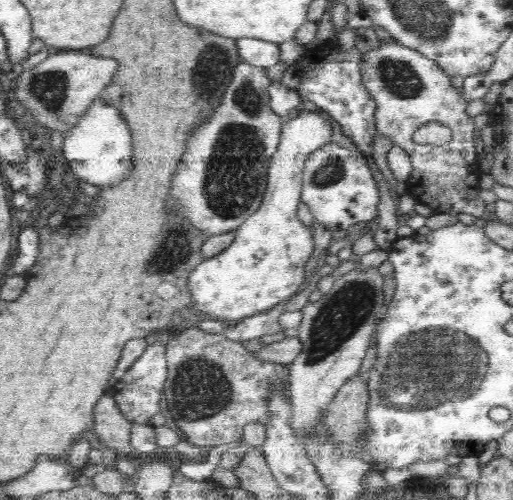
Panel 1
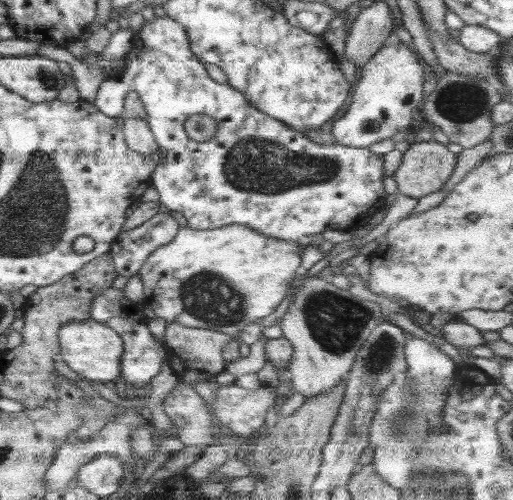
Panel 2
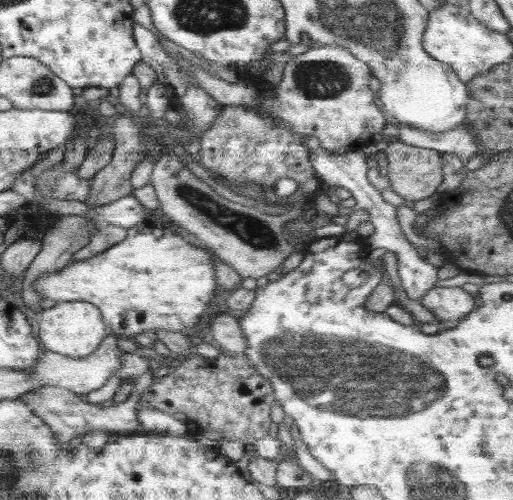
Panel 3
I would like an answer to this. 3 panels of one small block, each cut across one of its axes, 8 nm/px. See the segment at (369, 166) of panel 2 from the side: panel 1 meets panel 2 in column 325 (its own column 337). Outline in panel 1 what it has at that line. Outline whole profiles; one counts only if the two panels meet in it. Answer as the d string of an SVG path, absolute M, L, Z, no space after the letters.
M330 142L307 156L301 202L307 204L315 220L325 225L328 230L344 233L358 222L368 223L378 216L379 200L376 179L358 149L346 149Z

